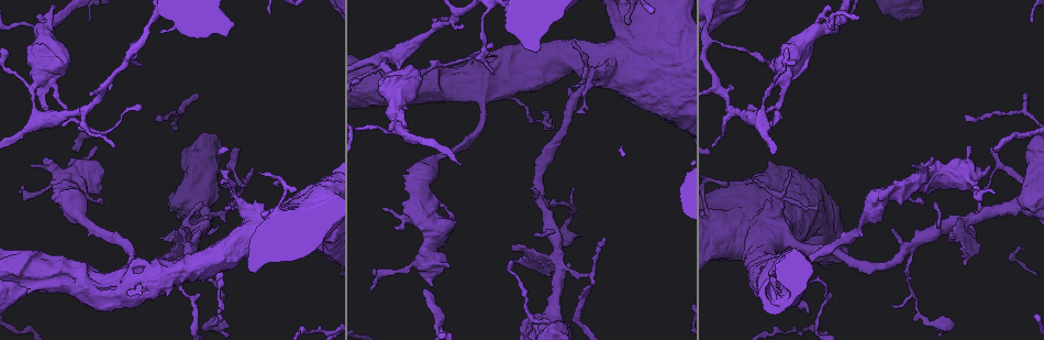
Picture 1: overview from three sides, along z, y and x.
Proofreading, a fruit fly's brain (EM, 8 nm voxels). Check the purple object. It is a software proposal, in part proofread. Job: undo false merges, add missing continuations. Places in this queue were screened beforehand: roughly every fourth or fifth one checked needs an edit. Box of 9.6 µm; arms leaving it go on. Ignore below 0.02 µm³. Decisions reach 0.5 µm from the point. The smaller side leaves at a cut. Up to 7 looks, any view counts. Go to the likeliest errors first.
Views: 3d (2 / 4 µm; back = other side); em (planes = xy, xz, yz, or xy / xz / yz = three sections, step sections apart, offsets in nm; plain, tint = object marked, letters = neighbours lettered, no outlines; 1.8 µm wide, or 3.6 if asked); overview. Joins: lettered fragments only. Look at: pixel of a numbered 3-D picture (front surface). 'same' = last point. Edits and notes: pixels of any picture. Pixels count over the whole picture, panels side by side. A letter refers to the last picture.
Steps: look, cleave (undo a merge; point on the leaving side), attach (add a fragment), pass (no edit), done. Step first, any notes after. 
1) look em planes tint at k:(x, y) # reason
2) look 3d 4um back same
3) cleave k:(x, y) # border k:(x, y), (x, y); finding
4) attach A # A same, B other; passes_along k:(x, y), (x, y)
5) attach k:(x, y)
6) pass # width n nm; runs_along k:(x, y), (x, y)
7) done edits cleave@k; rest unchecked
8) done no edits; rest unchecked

look em planes letters at 1:(968, 220) # four arms meet

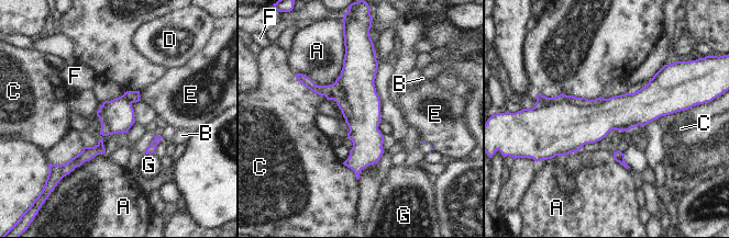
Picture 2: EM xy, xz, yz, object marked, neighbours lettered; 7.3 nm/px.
cleave 2:(541, 100) # width 240 nm; A other, B other, C other, D other, E other, F other, G other; part_leaving 2:(600, 99), (555, 99), (542, 103); two neurons meet here

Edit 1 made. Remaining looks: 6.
look em xz step 16 tint at 1:(387, 65) # thick end

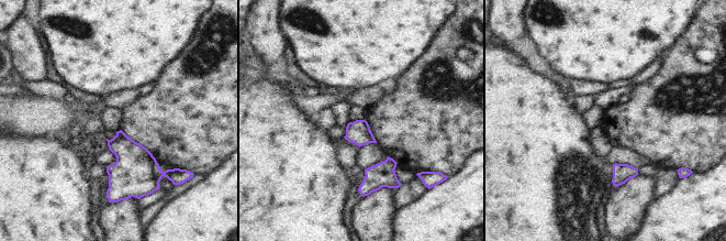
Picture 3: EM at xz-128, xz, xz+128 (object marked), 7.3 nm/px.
look em xz step 16 letters same # see the neighbours

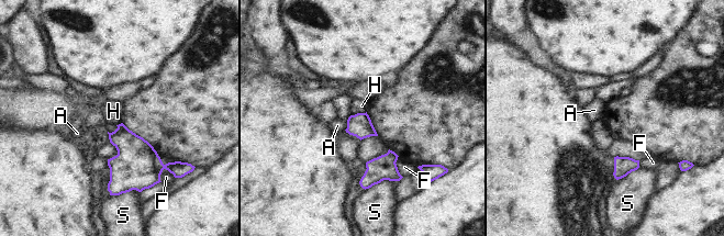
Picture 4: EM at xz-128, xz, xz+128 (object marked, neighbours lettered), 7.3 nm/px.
pass # longest_contact S 260 nm; A other, F other, H other, S other; border 4:(366, 111), (351, 115); no lettered fragment goes on from it

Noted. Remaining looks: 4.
look 3d 4um at 1:(817, 210) # thin end

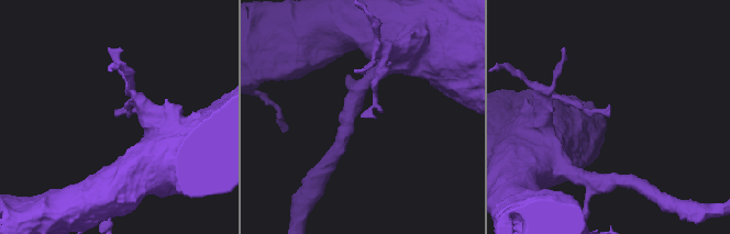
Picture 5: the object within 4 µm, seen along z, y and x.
look em planes letters at 5:(364, 116) # shape alone is not enough

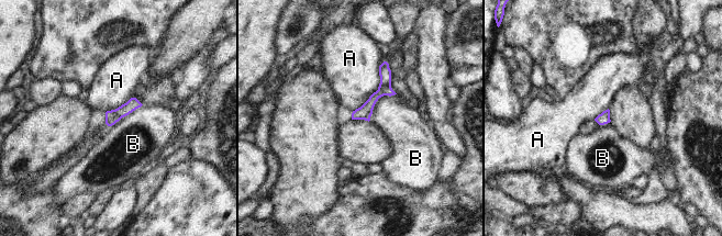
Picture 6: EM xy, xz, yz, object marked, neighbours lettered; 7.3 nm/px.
pass # A other, B other; border 6:(396, 93), (381, 96), (368, 121); none of them fits

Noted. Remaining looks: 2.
done edits cleave@2; rest unchecked

